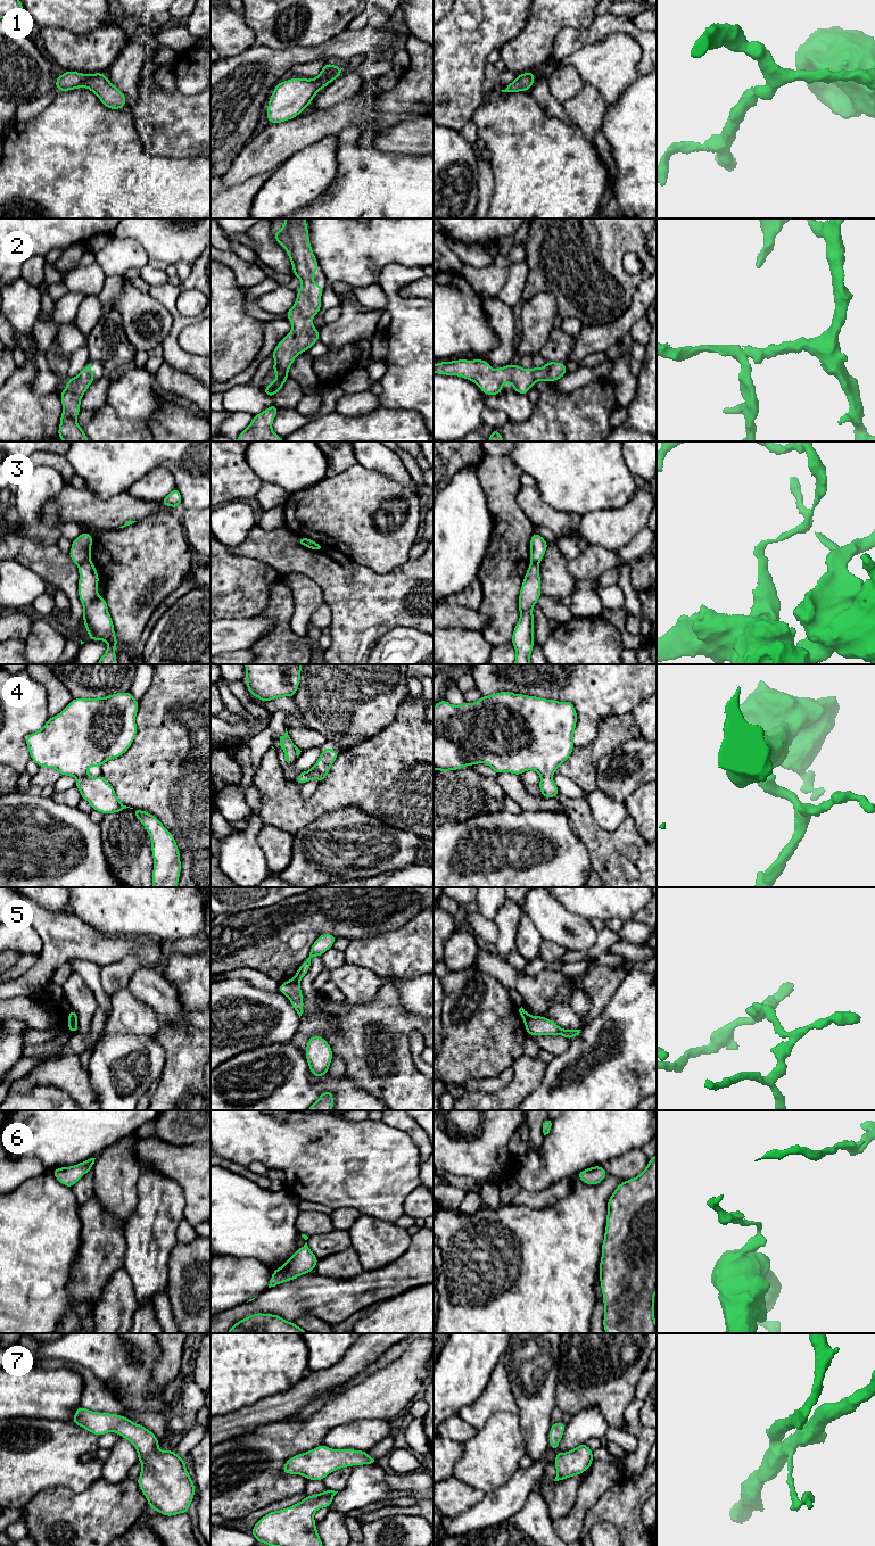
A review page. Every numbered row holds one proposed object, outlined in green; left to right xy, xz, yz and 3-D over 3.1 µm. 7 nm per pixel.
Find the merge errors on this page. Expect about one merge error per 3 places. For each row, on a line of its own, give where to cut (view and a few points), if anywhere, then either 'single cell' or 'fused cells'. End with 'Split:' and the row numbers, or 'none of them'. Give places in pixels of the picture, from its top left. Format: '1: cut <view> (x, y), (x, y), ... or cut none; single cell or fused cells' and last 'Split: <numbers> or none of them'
1: cut none; single cell
2: cut none; single cell
3: cut xy (89, 559), (77, 565); fused cells
4: cut none; single cell
5: cut xy (68, 1018), (76, 1023); fused cells
6: cut none; single cell
7: cut none; single cell
Split: 3, 5

